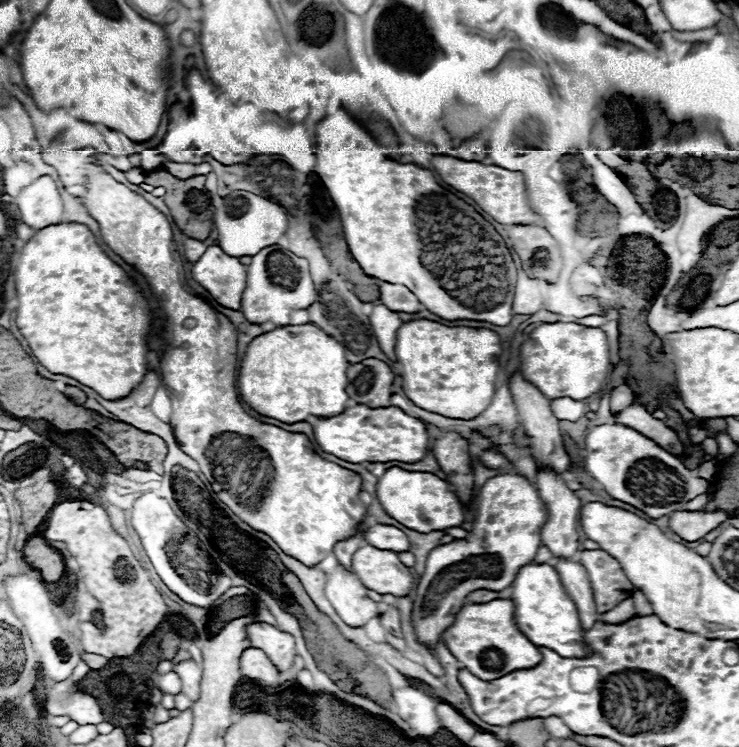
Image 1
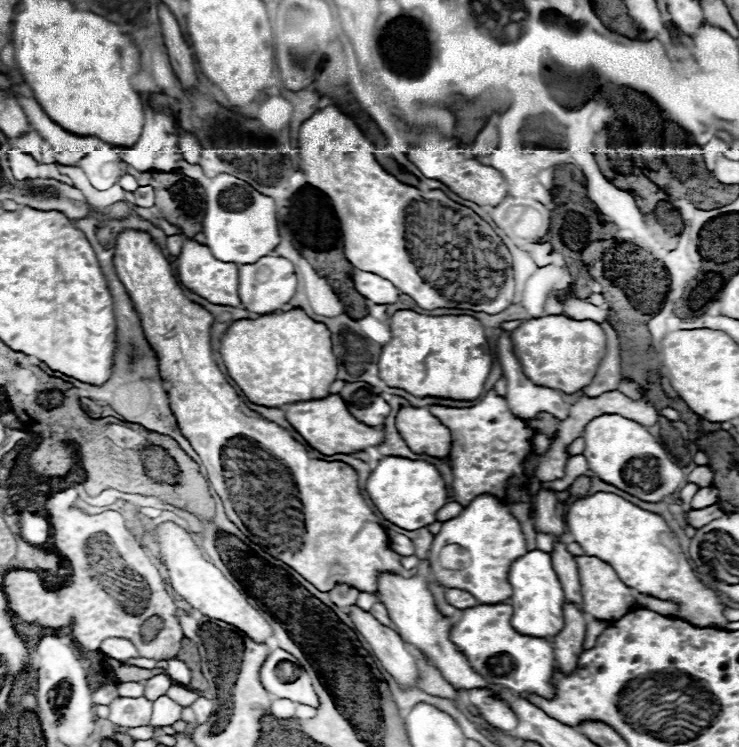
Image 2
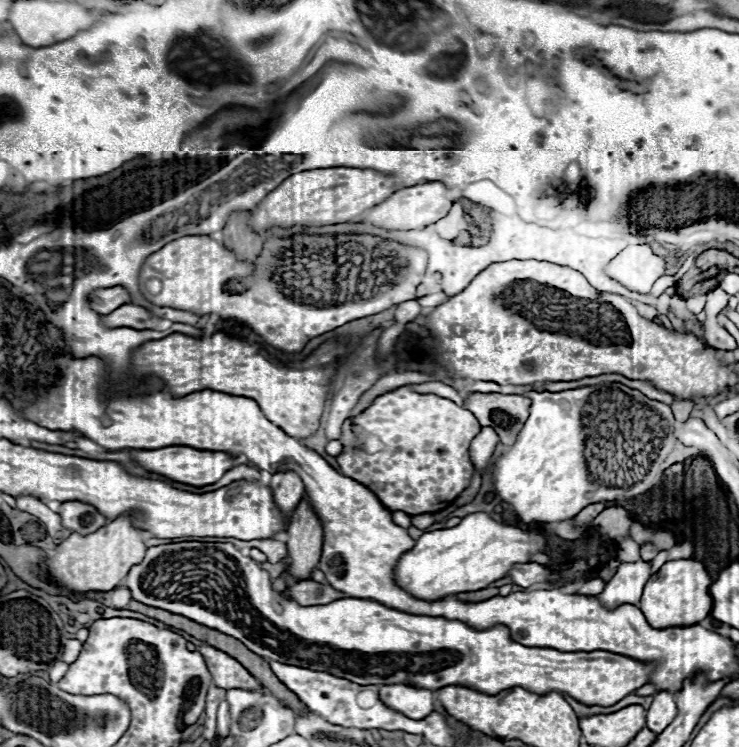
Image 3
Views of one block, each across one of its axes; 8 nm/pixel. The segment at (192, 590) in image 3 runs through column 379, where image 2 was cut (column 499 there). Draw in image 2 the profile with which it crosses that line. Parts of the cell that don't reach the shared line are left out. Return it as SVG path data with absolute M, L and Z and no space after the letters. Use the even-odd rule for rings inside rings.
M480 604L476 608L462 610L460 620L450 630L450 640L464 652L468 664L494 686L506 686L512 692L536 692L544 698L552 698L550 686L554 648L544 638L522 636L510 626L510 604Z

